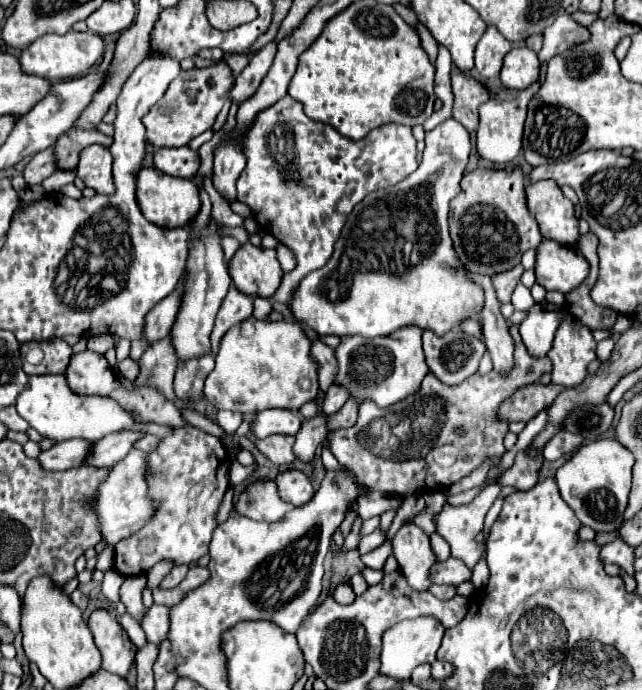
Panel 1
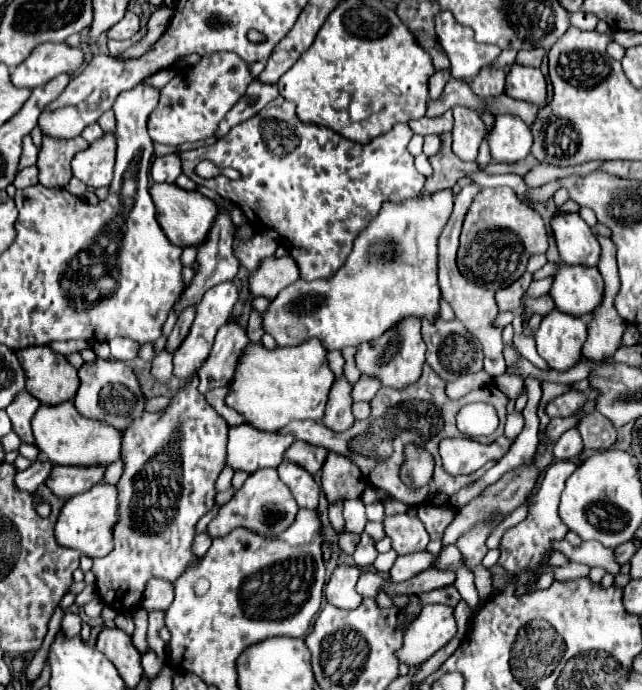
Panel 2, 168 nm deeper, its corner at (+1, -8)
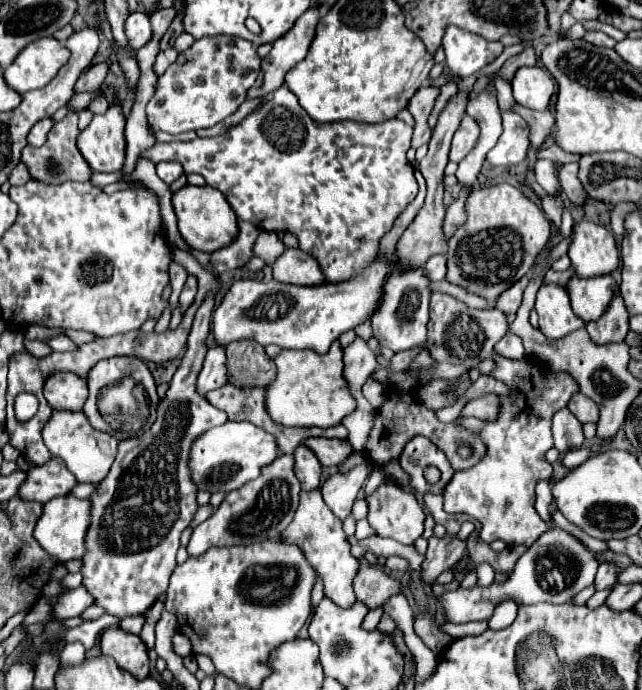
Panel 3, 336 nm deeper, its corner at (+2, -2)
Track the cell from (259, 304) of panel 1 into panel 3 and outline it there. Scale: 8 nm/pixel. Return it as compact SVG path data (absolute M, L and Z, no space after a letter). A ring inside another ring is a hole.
M238 340L226 348L228 382L242 388L266 388L276 378L276 364L264 346L252 340Z

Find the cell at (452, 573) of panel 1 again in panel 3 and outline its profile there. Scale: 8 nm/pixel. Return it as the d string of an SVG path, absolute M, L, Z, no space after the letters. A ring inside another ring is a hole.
M360 564L354 578L356 598L368 608L382 606L390 596L400 592L400 584L386 572L372 568L370 564Z

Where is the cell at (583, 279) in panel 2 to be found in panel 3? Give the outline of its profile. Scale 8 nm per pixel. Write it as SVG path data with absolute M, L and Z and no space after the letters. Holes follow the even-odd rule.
M572 276L568 282L568 294L574 314L584 322L594 322L610 306L616 294L616 280L612 276L594 276L586 280Z

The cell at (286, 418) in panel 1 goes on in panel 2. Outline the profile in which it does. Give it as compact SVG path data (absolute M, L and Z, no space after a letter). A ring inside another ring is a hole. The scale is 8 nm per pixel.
M249 422L231 426L229 442L227 442L227 464L231 464L233 470L245 470L249 474L259 468L267 468L267 466L277 468L283 462L283 452L291 444L293 444L293 436L281 434L281 432L261 432L259 428L253 428L253 424Z

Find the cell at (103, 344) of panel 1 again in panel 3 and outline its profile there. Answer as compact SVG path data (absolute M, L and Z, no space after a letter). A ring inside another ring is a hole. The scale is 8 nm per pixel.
M62 334L52 336L50 340L46 340L46 344L48 344L52 350L58 350L58 352L68 352L68 350L74 350L74 348L76 348L76 344L74 344L70 338L62 336Z

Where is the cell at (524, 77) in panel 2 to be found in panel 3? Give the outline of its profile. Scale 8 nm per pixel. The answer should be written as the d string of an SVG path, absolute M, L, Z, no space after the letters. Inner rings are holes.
M540 66L520 68L512 80L514 98L520 106L532 110L548 110L554 94L554 78Z

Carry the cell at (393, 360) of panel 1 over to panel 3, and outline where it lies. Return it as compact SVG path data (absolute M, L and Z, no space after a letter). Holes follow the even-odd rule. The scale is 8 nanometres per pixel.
M412 268L404 274L392 274L384 286L384 298L380 300L380 310L372 316L374 338L380 344L394 344L394 348L412 348L426 340L428 324L428 302L430 302L430 280L422 268Z

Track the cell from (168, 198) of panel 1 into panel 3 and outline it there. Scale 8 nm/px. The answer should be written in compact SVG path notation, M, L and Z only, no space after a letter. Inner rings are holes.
M184 186L172 196L172 204L178 216L178 228L184 242L202 252L216 252L230 246L238 236L238 218L220 190L212 186Z

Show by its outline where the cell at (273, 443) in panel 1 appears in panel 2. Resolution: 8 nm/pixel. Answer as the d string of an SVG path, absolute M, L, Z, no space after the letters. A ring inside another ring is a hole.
M295 440L285 452L285 460L295 462L297 466L305 468L309 474L317 474L321 470L325 456L327 456L325 448L317 448L317 446L299 442L299 440Z

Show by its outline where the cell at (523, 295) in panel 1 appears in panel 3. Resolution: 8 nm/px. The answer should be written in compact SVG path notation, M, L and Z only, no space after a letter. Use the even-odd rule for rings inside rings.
M434 292L430 298L430 322L428 322L428 350L436 362L476 366L480 360L488 358L494 352L494 344L508 332L508 322L504 312L474 310L468 308L454 296Z

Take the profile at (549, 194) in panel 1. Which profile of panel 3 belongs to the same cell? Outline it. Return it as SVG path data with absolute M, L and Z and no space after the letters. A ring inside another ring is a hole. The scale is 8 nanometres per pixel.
M590 220L574 224L574 242L568 250L568 256L578 278L612 274L620 264L614 234Z

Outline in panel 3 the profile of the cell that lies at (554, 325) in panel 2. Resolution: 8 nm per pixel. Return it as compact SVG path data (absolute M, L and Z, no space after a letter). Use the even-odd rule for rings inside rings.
M544 284L538 290L536 312L540 316L540 330L546 338L558 340L584 326L584 322L572 312L566 286Z

